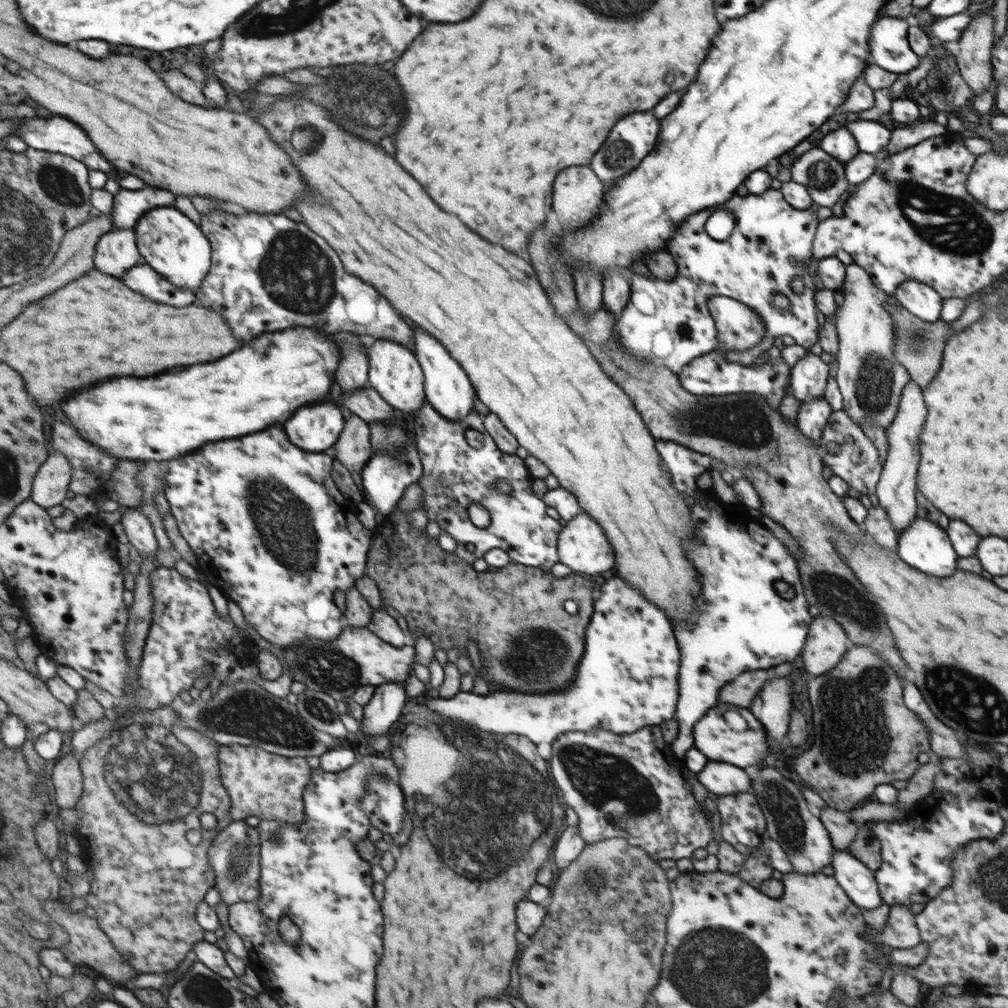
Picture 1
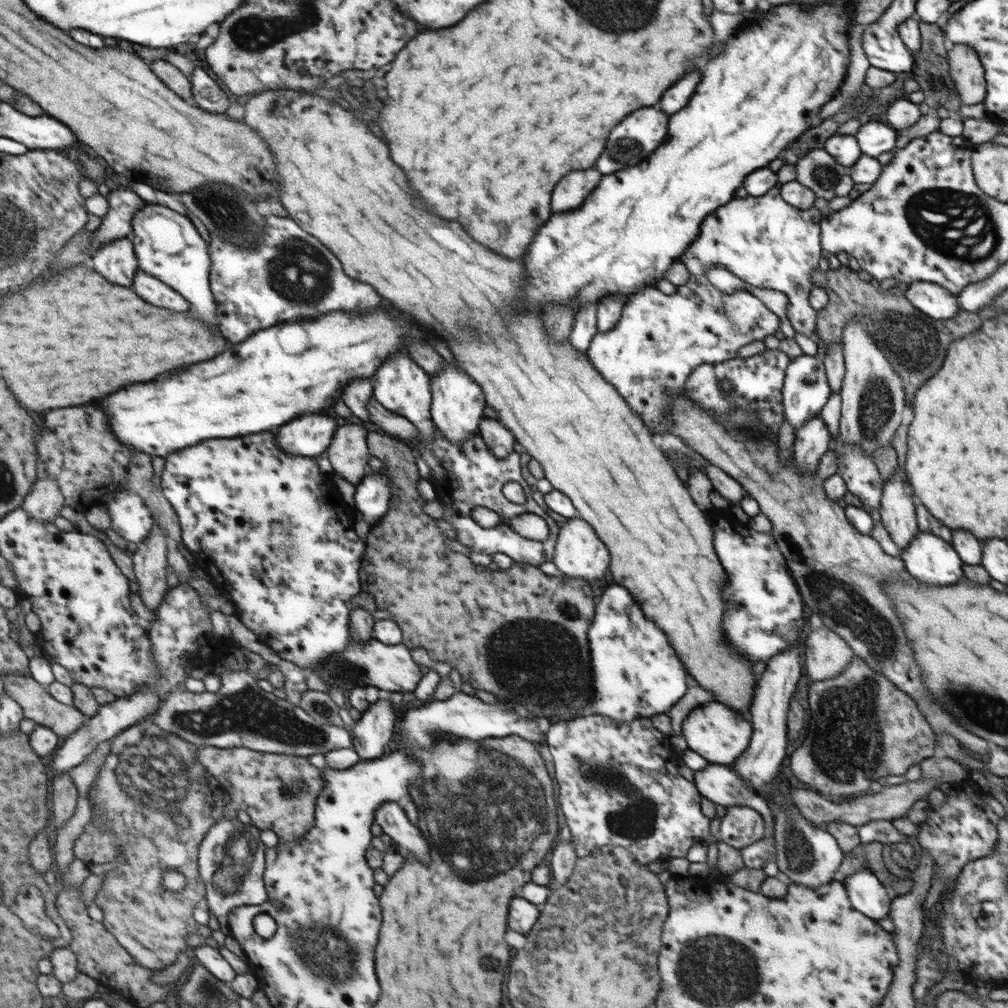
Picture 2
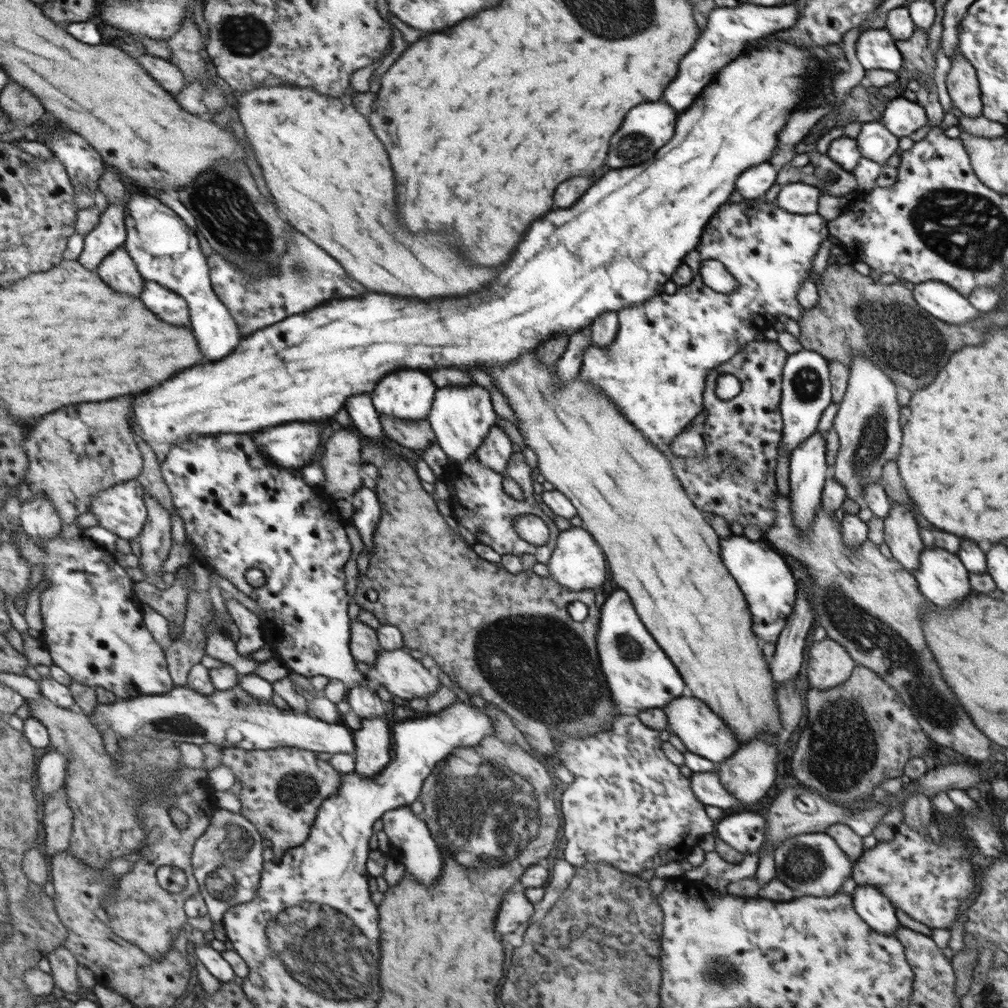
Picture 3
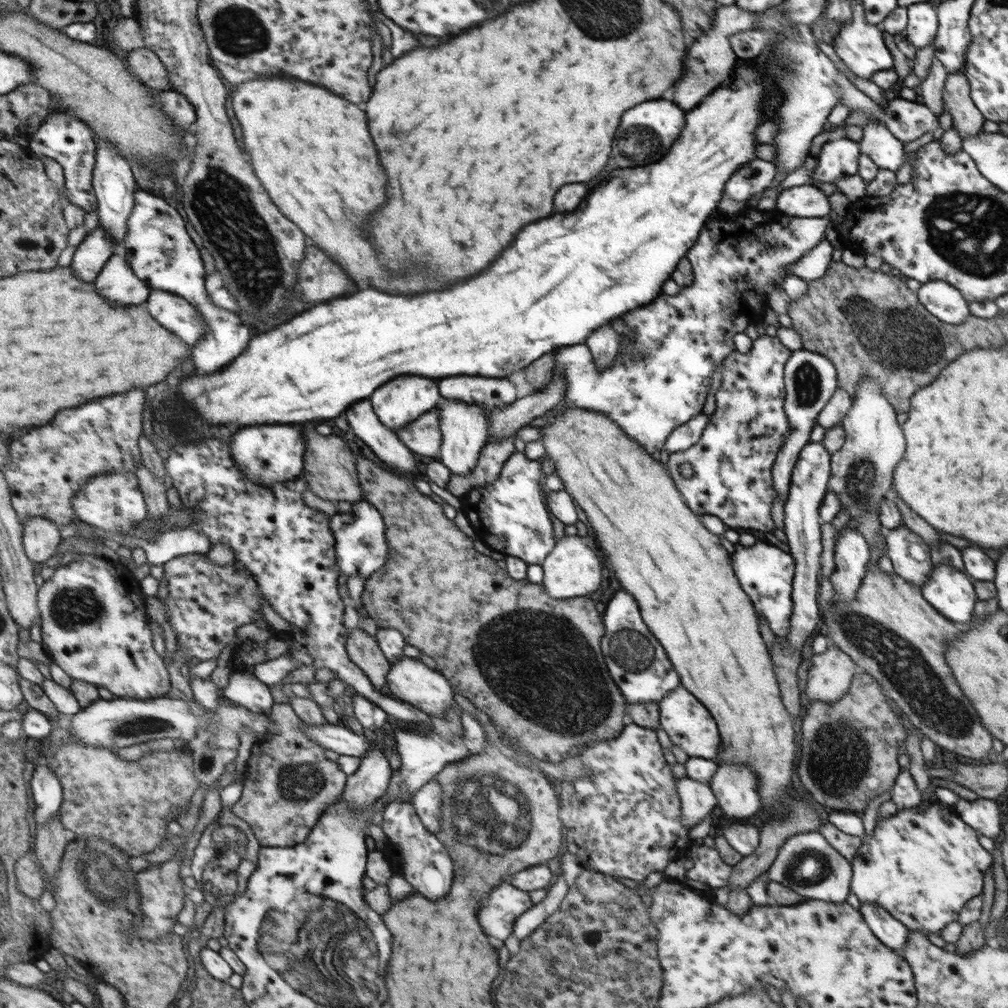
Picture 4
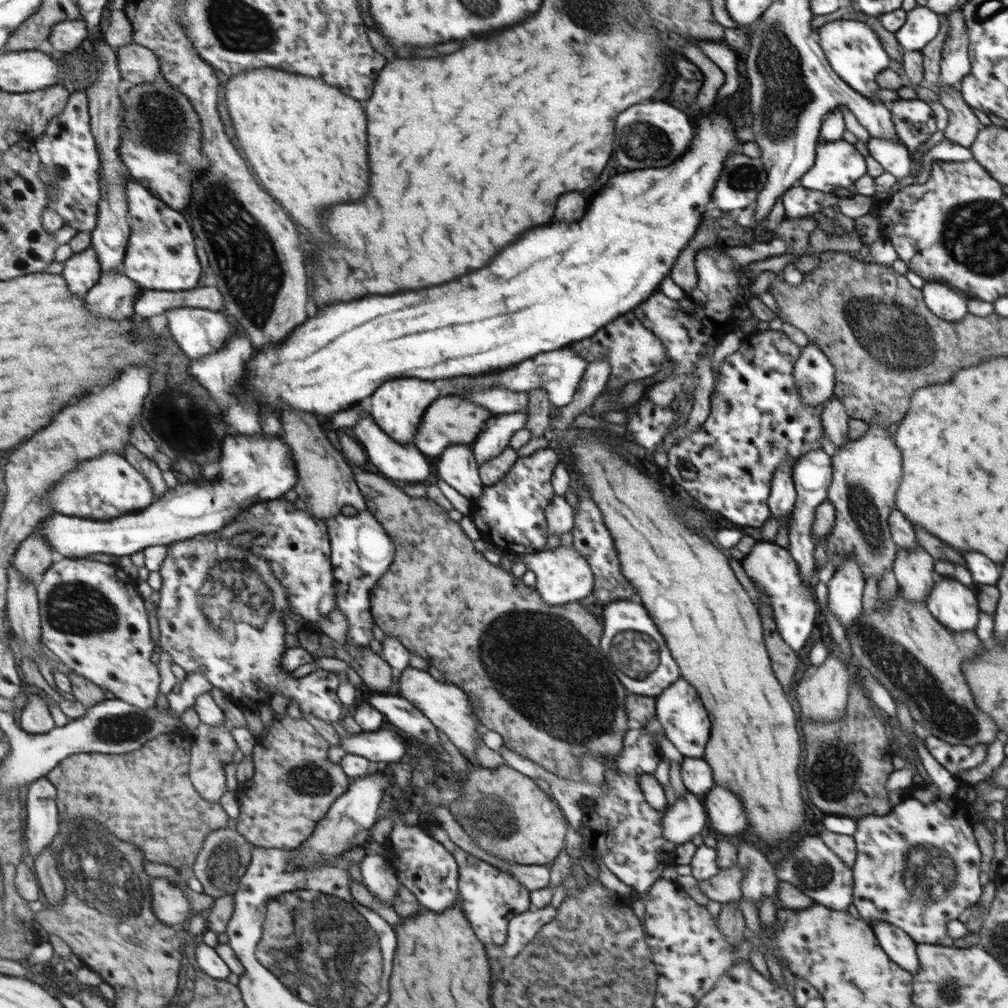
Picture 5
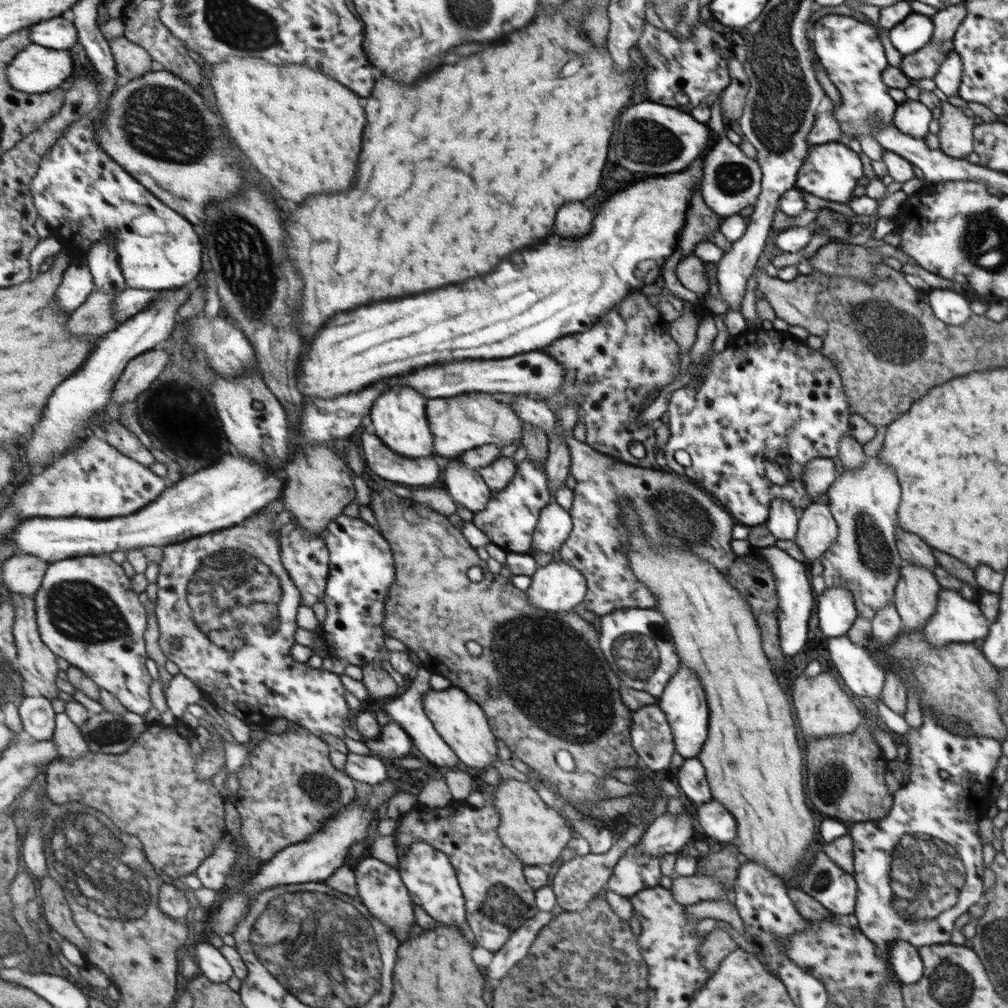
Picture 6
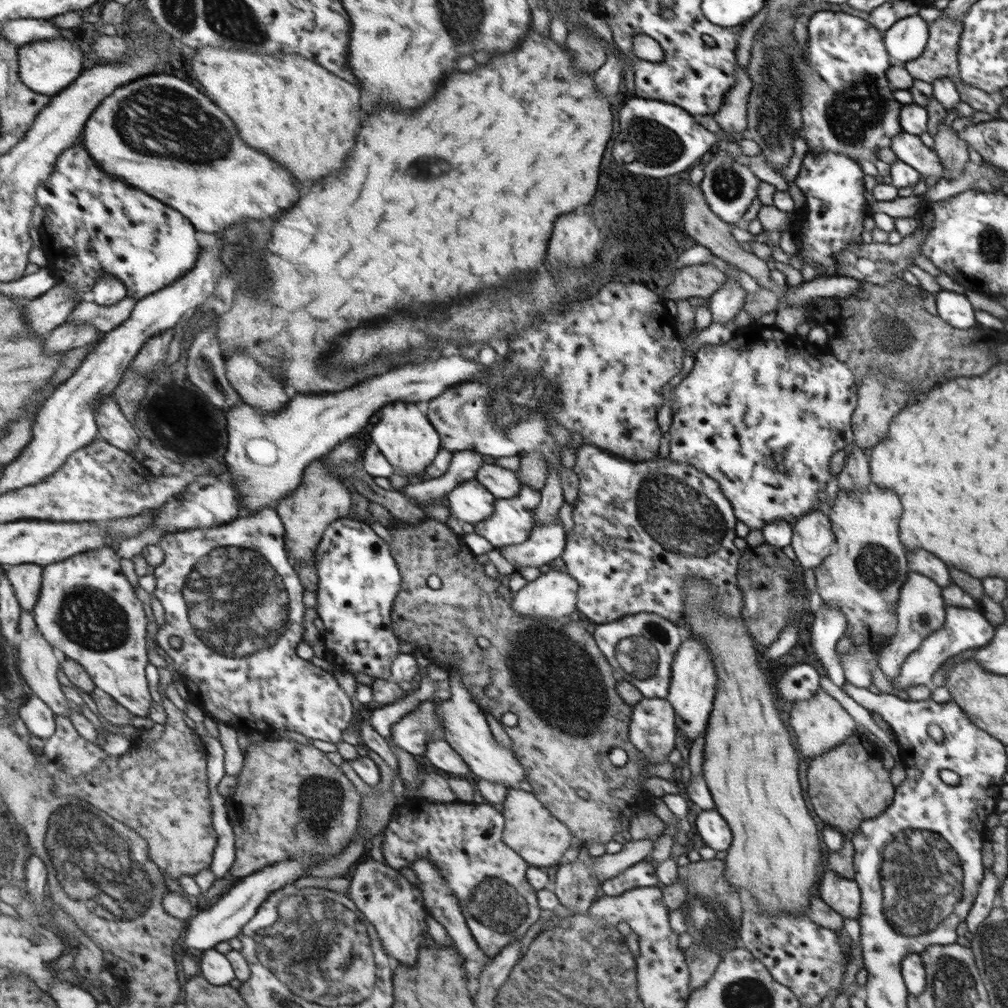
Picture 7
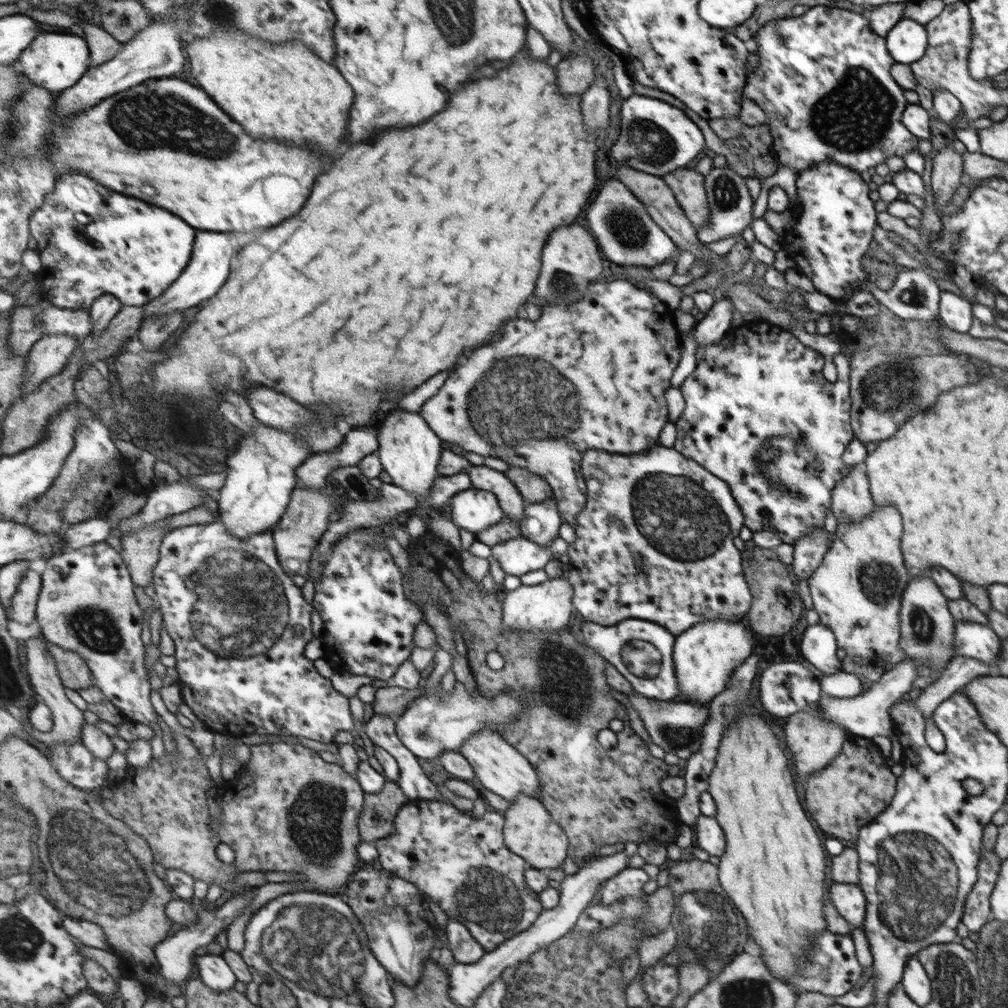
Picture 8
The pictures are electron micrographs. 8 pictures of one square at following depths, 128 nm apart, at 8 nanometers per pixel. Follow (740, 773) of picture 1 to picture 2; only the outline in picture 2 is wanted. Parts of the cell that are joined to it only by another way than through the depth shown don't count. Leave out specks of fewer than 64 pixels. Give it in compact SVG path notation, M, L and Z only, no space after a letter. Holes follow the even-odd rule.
M710 763L706 768L696 771L696 784L701 793L716 804L722 806L749 806L757 810L765 820L766 835L772 837L773 811L766 798L758 790L754 790L731 765Z

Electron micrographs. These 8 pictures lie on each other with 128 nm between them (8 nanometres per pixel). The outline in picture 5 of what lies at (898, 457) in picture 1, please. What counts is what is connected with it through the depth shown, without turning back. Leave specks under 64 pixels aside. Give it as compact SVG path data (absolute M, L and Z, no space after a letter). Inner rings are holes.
M920 546L917 549L900 547L892 568L897 578L898 593L914 603L925 602L937 579L935 559Z

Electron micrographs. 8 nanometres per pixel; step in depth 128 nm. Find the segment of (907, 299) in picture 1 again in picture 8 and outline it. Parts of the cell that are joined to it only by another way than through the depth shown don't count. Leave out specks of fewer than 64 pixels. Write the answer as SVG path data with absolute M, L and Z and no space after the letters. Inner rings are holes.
M942 291L939 302L940 321L952 330L967 333L972 322L970 316L970 302L964 298L952 294L950 291Z

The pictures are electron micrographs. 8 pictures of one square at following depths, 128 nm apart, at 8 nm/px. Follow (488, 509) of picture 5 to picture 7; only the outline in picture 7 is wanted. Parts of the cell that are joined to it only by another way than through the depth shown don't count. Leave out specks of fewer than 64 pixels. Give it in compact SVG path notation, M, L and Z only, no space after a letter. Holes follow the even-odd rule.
M524 485L514 499L496 498L494 514L476 523L475 532L495 548L522 544L536 526L535 511L541 502L542 492Z

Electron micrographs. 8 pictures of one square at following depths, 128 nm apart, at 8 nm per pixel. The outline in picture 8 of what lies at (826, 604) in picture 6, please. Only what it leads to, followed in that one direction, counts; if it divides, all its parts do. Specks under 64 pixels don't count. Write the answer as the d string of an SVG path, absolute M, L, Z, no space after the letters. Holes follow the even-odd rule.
M818 623L814 626L808 625L800 646L805 660L826 675L839 674L842 672L842 663L836 656L838 649L834 631L828 626Z

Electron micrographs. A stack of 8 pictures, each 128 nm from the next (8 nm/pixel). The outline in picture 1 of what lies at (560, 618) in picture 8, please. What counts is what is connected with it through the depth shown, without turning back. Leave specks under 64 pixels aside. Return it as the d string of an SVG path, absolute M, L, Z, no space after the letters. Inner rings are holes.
M580 512L566 521L557 538L559 562L569 566L574 573L600 574L614 566L614 550L587 512Z

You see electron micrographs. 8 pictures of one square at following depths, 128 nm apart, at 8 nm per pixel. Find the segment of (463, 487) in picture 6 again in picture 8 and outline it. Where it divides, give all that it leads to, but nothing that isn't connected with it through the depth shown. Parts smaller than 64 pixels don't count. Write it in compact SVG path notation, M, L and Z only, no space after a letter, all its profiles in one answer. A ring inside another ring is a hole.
M474 487L453 494L449 500L451 509L451 519L459 529L469 530L474 535L480 531L487 530L488 527L495 526L496 523L502 522L505 516L503 507L499 504L498 497L493 492L477 489Z

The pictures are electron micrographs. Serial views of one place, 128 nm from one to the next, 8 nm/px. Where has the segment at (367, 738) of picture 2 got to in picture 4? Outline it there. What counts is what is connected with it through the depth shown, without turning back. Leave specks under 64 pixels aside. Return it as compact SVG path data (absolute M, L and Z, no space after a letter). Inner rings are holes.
M374 748L362 757L357 771L348 775L347 791L342 798L351 809L367 809L388 790L391 774L385 752Z

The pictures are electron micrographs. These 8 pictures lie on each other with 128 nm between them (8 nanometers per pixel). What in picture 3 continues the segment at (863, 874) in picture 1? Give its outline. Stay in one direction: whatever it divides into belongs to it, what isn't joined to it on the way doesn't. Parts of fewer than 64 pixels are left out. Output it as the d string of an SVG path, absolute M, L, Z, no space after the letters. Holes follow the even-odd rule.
M857 886L853 896L855 897L855 911L873 929L886 936L895 936L895 932L901 925L896 919L895 907L888 897L874 886Z

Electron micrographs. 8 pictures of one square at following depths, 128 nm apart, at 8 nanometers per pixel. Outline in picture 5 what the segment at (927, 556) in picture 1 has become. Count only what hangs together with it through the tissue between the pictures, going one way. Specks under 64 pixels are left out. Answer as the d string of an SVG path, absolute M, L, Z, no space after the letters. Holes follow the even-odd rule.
M937 577L935 586L925 600L927 608L950 630L974 630L978 624L976 594L959 580Z

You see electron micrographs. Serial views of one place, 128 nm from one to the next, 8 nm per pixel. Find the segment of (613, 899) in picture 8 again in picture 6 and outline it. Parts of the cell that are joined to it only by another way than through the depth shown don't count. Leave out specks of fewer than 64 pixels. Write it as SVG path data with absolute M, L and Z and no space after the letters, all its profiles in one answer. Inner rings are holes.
M636 844L632 845L620 855L616 866L613 868L613 873L605 885L605 889L629 898L642 890L655 888L658 886L660 878L662 878L660 861L661 856L639 853Z

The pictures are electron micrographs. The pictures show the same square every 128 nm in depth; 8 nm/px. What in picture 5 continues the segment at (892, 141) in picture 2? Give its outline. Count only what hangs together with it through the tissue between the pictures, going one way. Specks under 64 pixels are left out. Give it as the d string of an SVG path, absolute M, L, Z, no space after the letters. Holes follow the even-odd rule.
M872 138L868 142L869 156L878 162L885 172L890 173L898 180L904 180L910 176L912 156L907 147L902 144L892 144L886 138Z

